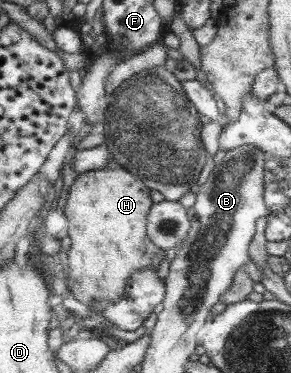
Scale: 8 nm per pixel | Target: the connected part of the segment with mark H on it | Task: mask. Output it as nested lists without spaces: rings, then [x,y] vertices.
[[[111,158],[103,168],[80,174],[71,187],[64,213],[69,222],[68,236],[74,240],[71,242],[74,246],[68,252],[69,275],[66,281],[76,300],[87,308],[92,310],[100,301],[118,301],[125,296],[126,286],[129,286],[130,277],[134,273],[146,267],[156,270],[165,258],[166,252],[154,246],[146,232],[152,204],[149,192],[149,188],[136,175],[129,174]]]

